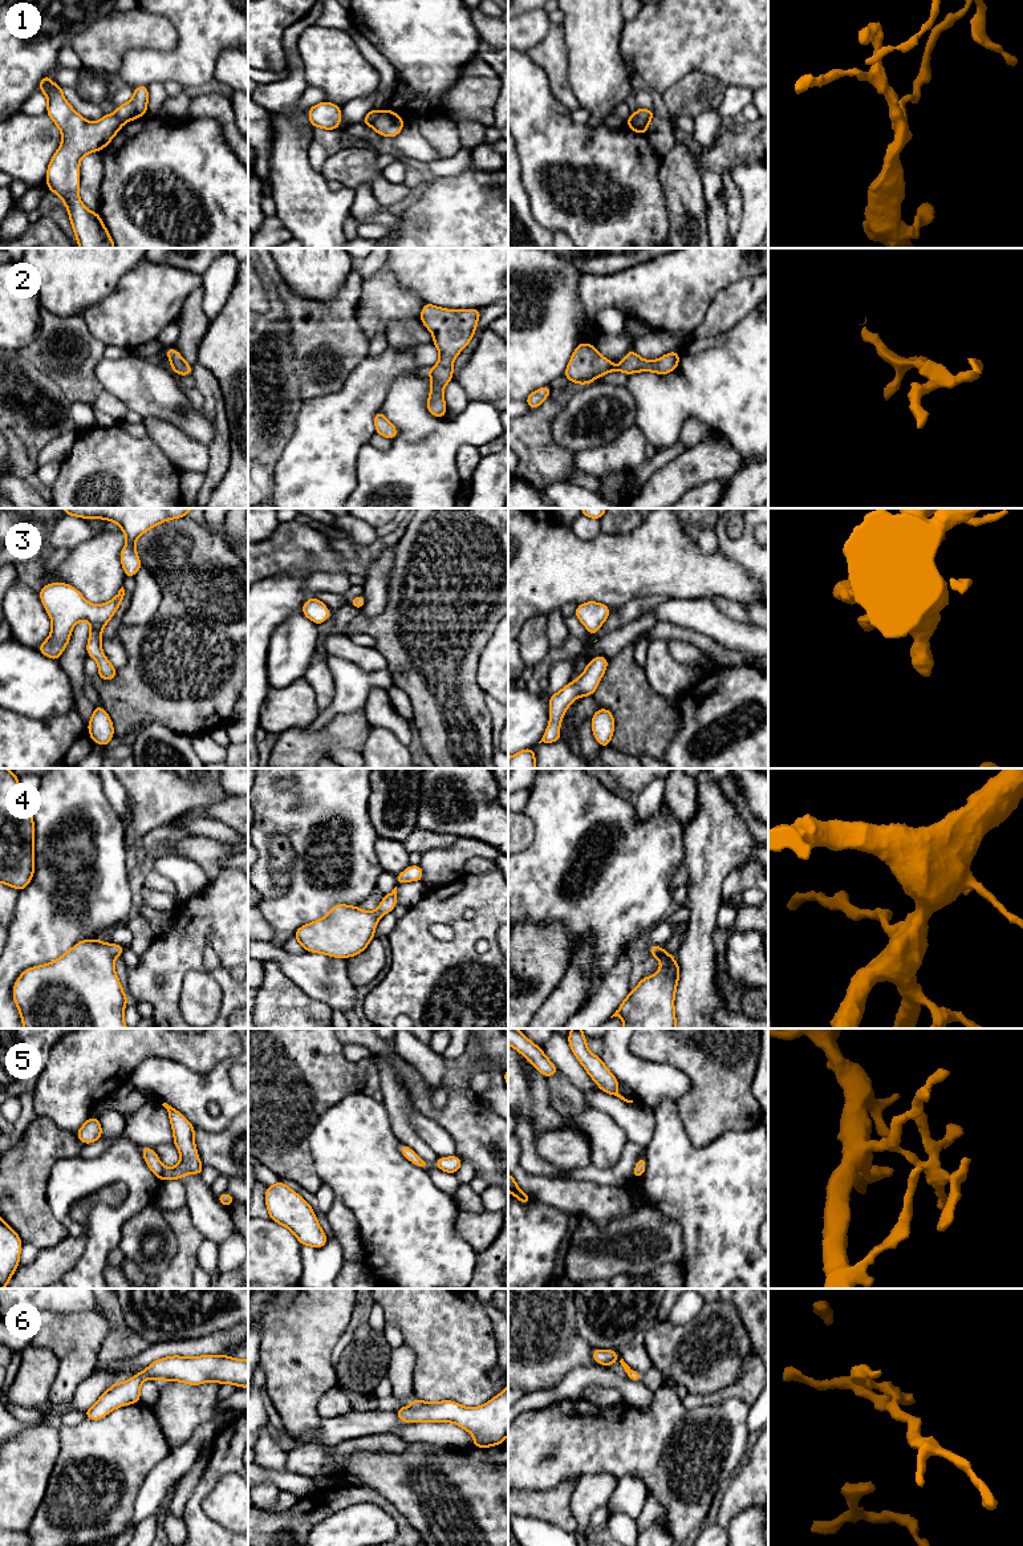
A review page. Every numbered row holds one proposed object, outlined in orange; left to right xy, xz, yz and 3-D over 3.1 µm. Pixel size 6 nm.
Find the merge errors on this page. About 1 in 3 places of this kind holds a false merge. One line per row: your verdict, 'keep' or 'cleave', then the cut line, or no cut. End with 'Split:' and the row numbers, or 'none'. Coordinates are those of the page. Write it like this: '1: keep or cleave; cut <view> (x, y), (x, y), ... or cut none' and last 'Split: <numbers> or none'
1: cleave; cut xz (381, 112), (372, 126)
2: keep; cut none
3: keep; cut none
4: keep; cut none
5: keep; cut none
6: keep; cut none
Split: 1

